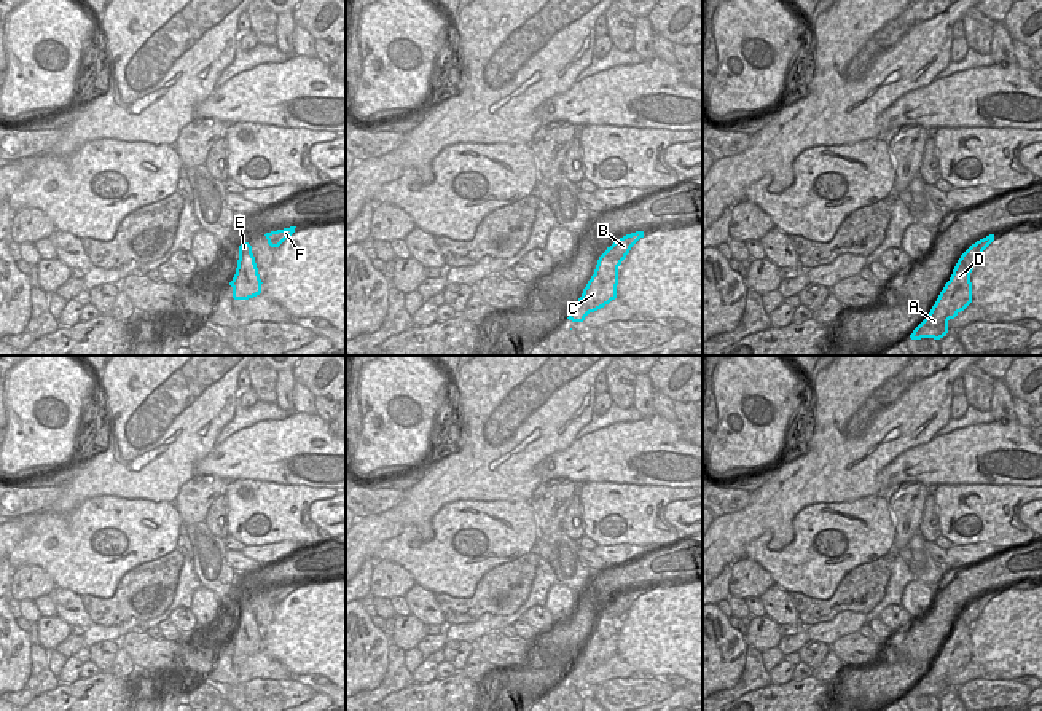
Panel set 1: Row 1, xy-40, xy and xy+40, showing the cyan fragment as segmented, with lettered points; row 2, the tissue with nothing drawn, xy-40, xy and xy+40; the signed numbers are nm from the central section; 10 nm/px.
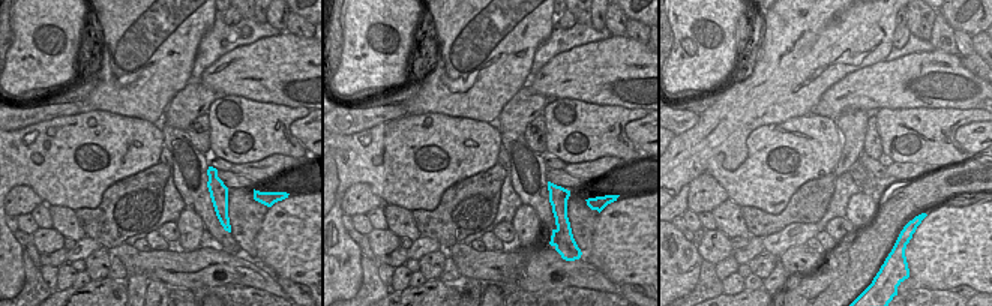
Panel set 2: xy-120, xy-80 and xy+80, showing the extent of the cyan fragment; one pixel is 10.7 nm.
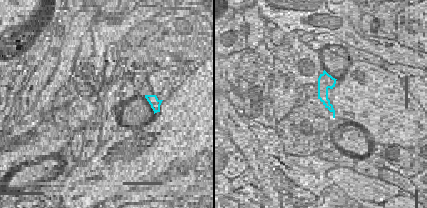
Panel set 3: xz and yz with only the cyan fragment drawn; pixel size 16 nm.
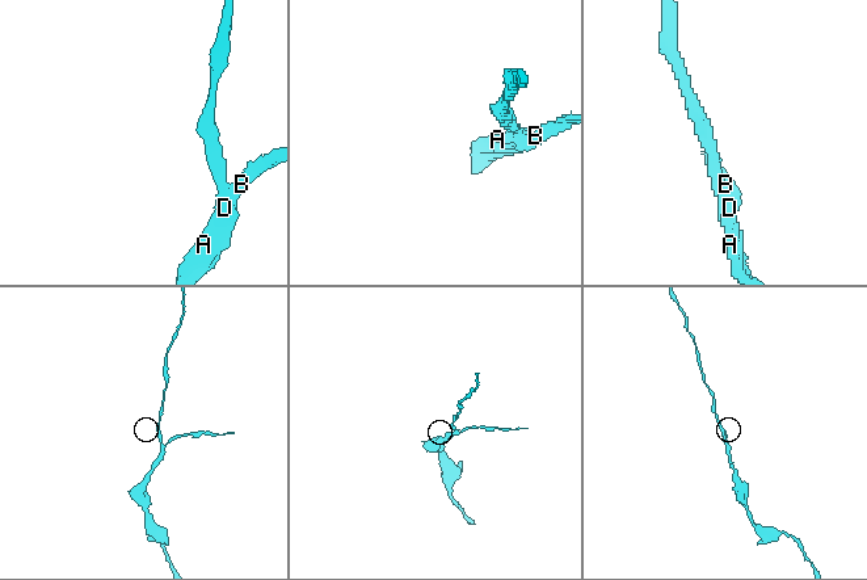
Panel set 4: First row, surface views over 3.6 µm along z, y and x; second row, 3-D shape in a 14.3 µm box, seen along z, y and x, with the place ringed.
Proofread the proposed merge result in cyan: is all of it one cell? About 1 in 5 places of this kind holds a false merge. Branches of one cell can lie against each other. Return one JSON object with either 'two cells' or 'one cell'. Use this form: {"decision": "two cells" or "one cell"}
{"decision": "two cells"}

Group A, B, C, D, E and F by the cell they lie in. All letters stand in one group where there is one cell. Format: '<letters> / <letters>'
A C D E / B F

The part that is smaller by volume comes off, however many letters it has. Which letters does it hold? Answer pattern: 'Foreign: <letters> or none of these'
Foreign: B, F

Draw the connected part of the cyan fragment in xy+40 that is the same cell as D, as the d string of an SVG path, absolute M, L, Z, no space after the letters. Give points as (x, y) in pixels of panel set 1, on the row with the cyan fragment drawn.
M964 261L956 263L929 316L910 335L911 340L940 340L948 333L948 320L954 319L972 303L972 269L973 266L967 269Z

